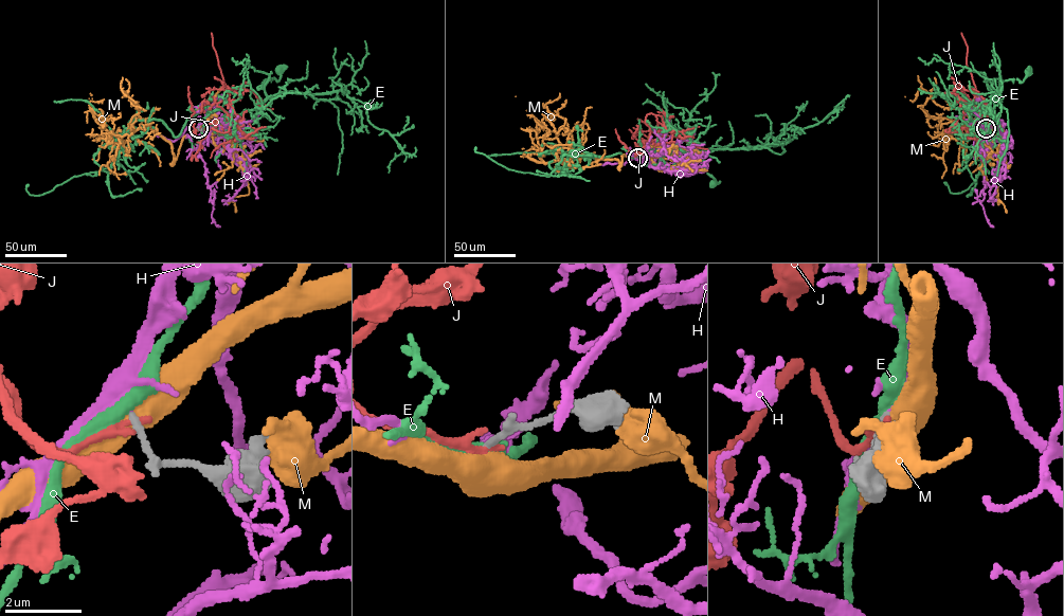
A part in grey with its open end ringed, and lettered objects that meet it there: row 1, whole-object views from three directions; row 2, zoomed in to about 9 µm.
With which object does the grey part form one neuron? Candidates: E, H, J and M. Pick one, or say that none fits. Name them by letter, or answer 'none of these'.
H

